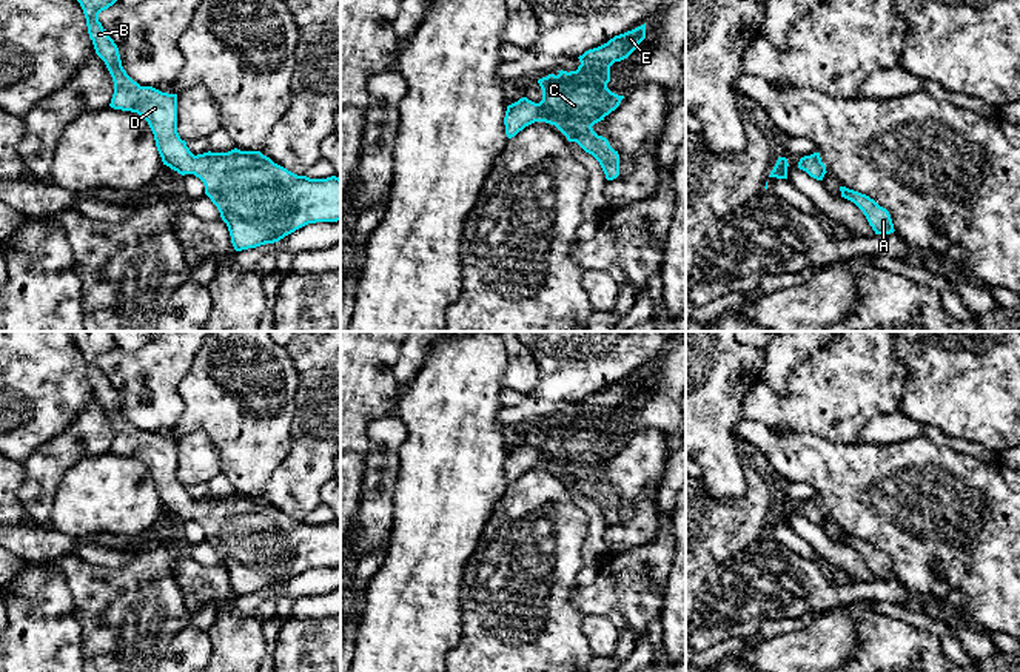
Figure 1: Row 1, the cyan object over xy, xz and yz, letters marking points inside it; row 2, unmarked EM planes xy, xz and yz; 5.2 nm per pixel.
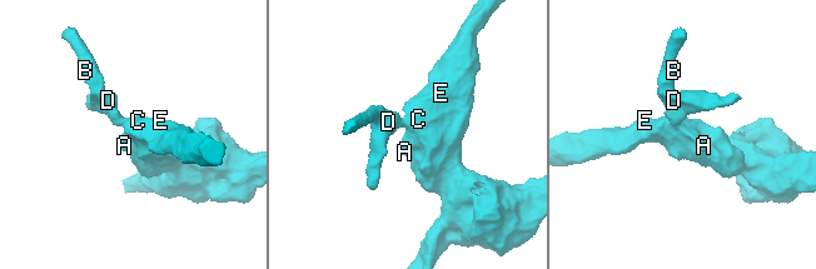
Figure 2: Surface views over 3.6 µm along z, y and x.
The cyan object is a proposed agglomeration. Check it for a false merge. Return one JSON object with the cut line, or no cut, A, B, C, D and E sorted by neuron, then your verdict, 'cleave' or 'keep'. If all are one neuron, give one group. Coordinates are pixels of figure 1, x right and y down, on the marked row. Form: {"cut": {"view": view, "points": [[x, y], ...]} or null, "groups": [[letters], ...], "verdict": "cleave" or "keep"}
{"cut": null, "groups": [["A", "B", "C", "D", "E"]], "verdict": "keep"}

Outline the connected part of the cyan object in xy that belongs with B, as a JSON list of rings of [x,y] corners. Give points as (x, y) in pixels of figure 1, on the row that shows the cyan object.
[[[77,0],[83,9],[88,34],[96,54],[105,62],[112,82],[114,94],[109,106],[142,116],[156,140],[163,165],[179,174],[194,174],[205,185],[205,194],[217,207],[226,223],[236,251],[274,244],[296,230],[316,222],[341,220],[341,179],[310,179],[297,176],[274,163],[260,151],[203,153],[194,156],[177,133],[177,94],[162,92],[153,86],[140,86],[122,66],[119,48],[99,22],[99,14],[117,0]]]

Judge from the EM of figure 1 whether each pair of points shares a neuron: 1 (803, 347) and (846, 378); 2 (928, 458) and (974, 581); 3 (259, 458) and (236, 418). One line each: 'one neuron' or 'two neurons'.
1: two neurons
2: one neuron
3: one neuron

